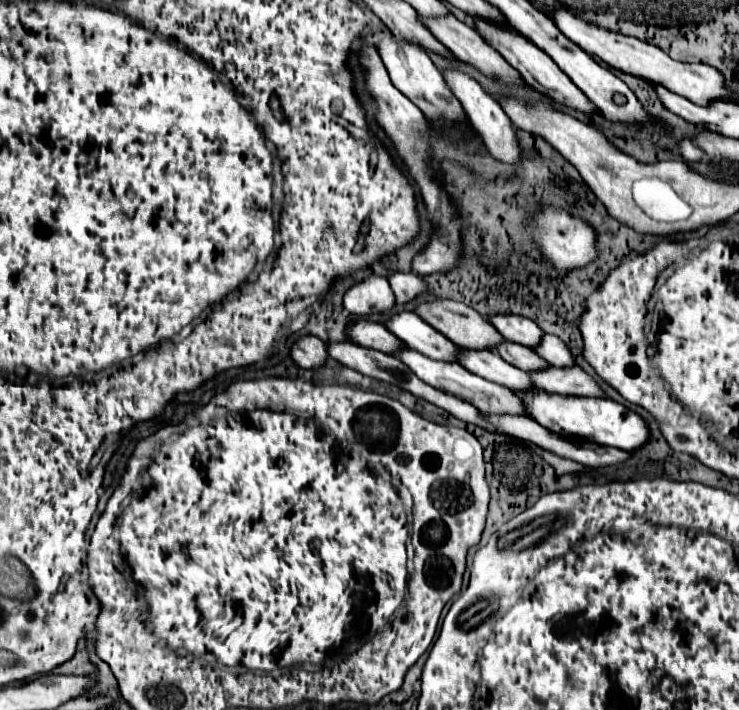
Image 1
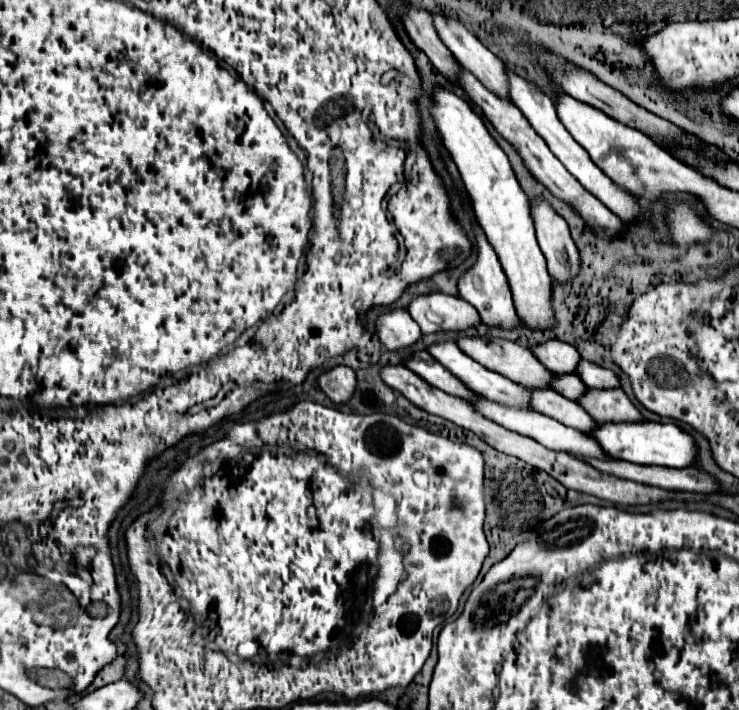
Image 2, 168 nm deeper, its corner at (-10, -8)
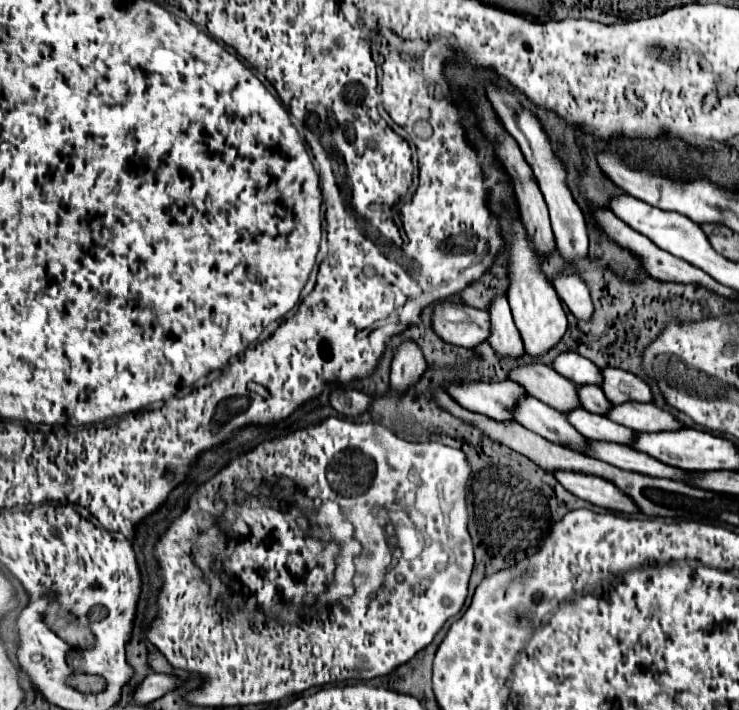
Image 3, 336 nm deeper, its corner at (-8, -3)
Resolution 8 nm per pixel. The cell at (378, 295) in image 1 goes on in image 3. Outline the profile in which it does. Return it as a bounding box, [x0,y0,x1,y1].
[390,342,426,394]

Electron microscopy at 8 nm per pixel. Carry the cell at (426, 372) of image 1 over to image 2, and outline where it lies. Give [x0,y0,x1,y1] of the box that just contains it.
[470,393,610,459]

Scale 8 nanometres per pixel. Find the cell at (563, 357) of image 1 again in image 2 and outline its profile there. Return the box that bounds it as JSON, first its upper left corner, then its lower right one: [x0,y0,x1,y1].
[576,359,618,389]

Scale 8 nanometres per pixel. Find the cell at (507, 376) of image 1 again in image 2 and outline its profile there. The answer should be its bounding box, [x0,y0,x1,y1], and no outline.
[530,387,594,429]

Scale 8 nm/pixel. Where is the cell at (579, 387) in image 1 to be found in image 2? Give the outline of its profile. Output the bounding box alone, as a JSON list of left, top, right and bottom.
[576,389,642,421]

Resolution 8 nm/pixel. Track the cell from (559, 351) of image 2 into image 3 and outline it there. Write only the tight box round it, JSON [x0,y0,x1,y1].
[554,352,602,386]

